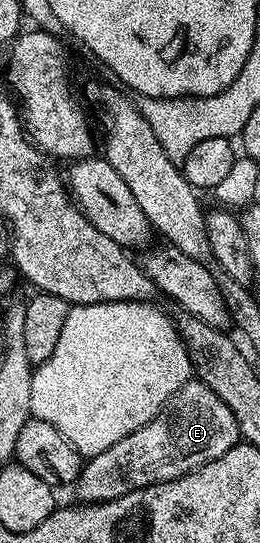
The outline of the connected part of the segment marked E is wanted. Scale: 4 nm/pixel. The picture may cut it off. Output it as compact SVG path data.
M190 380L168 402L159 416L138 432L112 444L105 452L91 455L74 486L81 503L109 502L130 491L168 483L204 463L224 455L239 443L240 429L222 399L199 380Z

